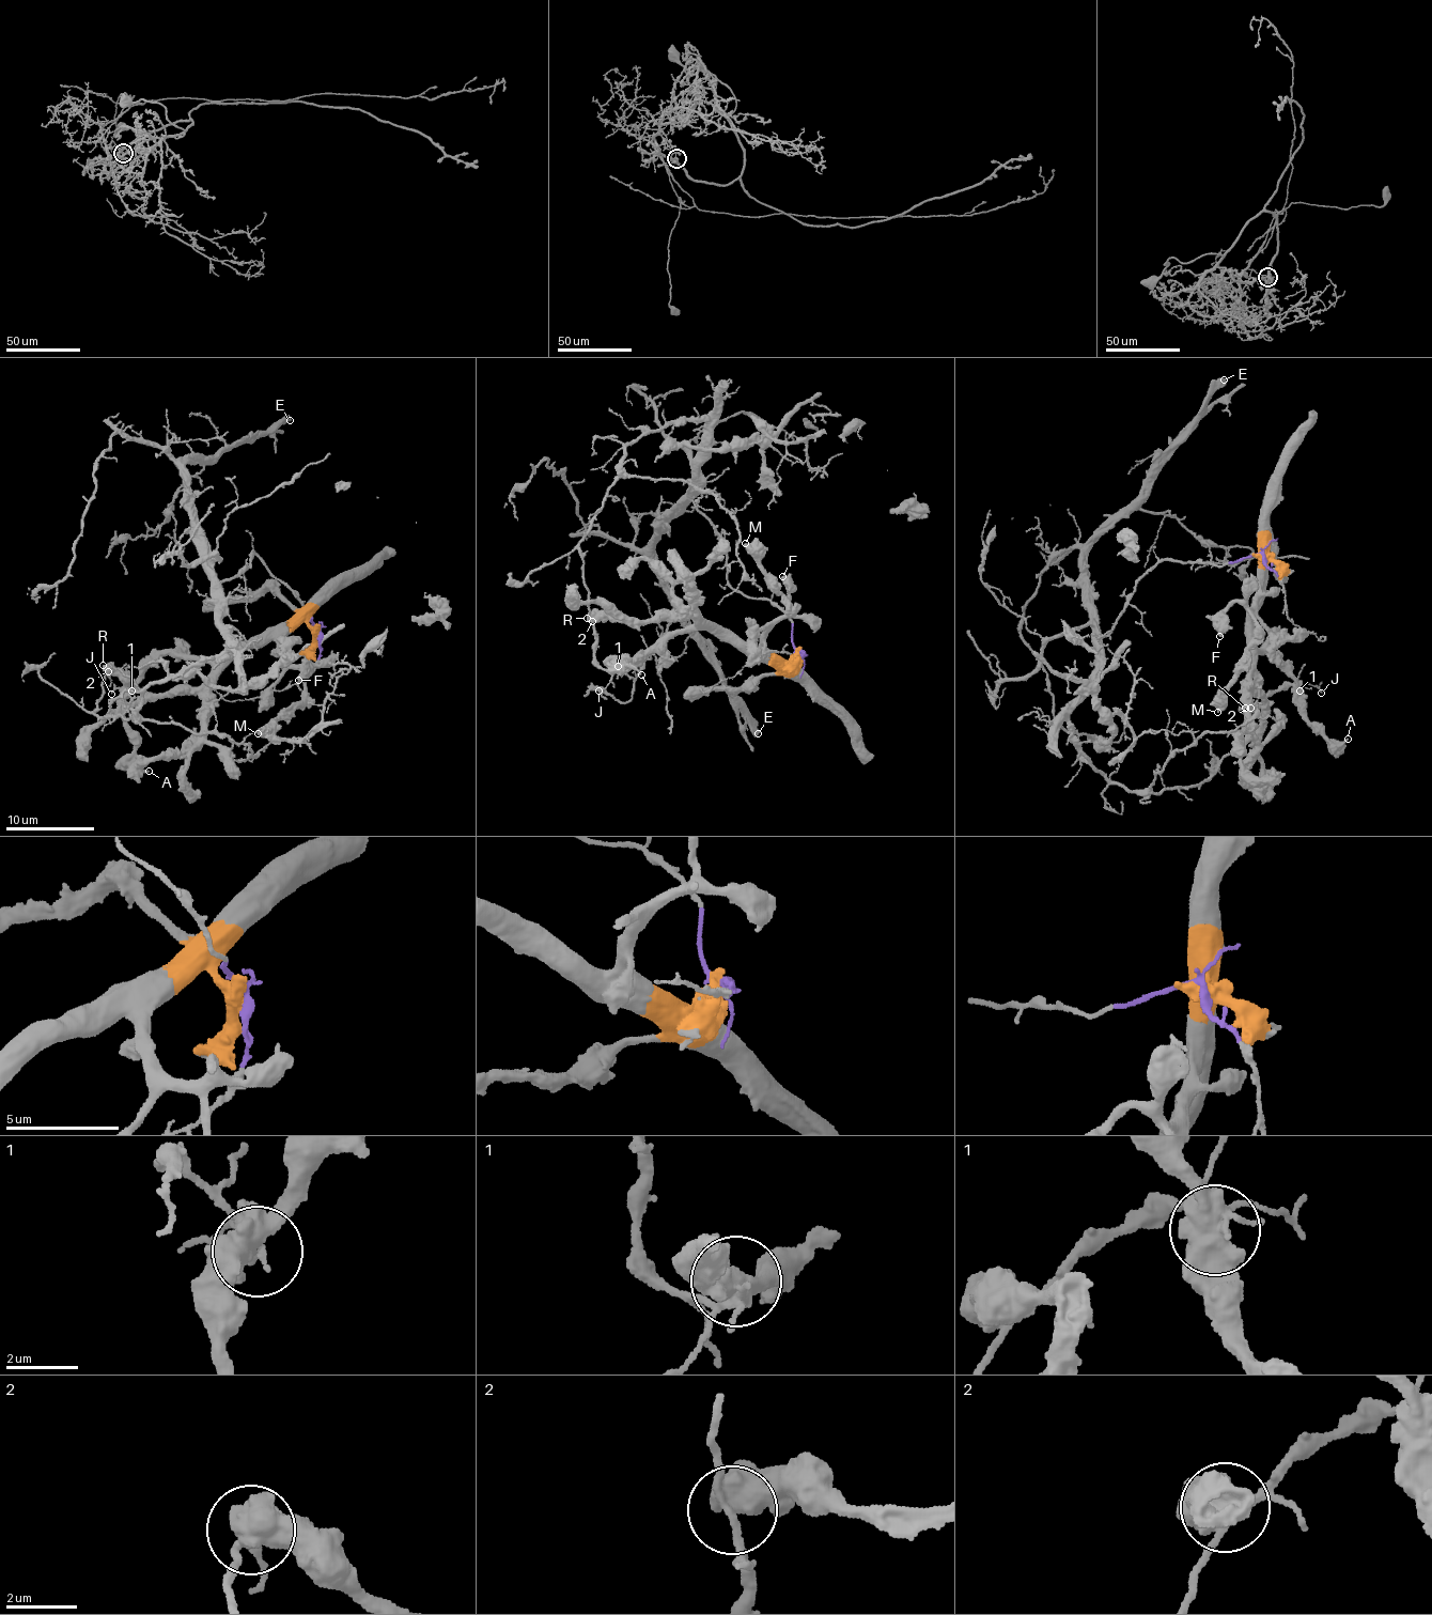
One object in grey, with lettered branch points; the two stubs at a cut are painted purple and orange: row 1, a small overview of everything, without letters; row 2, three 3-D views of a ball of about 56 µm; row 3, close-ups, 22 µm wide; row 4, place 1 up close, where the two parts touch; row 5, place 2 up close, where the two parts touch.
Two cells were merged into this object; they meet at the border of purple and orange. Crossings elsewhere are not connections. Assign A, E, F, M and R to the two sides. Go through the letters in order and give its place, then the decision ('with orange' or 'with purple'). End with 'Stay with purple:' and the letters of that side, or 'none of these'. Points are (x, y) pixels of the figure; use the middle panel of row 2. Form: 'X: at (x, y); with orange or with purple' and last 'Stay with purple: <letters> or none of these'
A: at (641, 674); with orange
E: at (758, 733); with purple
F: at (782, 576); with orange
M: at (745, 543); with orange
R: at (587, 618); with orange
Stay with purple: E

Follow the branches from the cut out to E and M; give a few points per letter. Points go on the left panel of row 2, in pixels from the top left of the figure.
E: (316, 626), (255, 552), (250, 568), (219, 579), (184, 476), (184, 464), (290, 420)
M: (316, 629), (304, 621), (281, 640), (281, 660), (299, 670), (304, 680), (301, 707), (257, 734)

